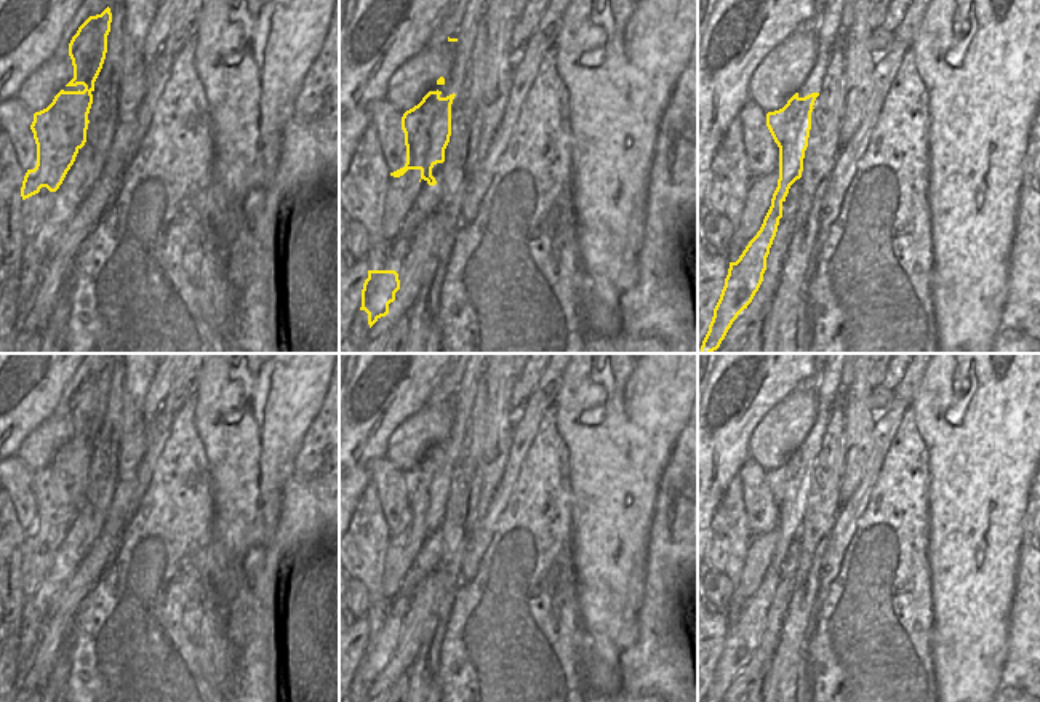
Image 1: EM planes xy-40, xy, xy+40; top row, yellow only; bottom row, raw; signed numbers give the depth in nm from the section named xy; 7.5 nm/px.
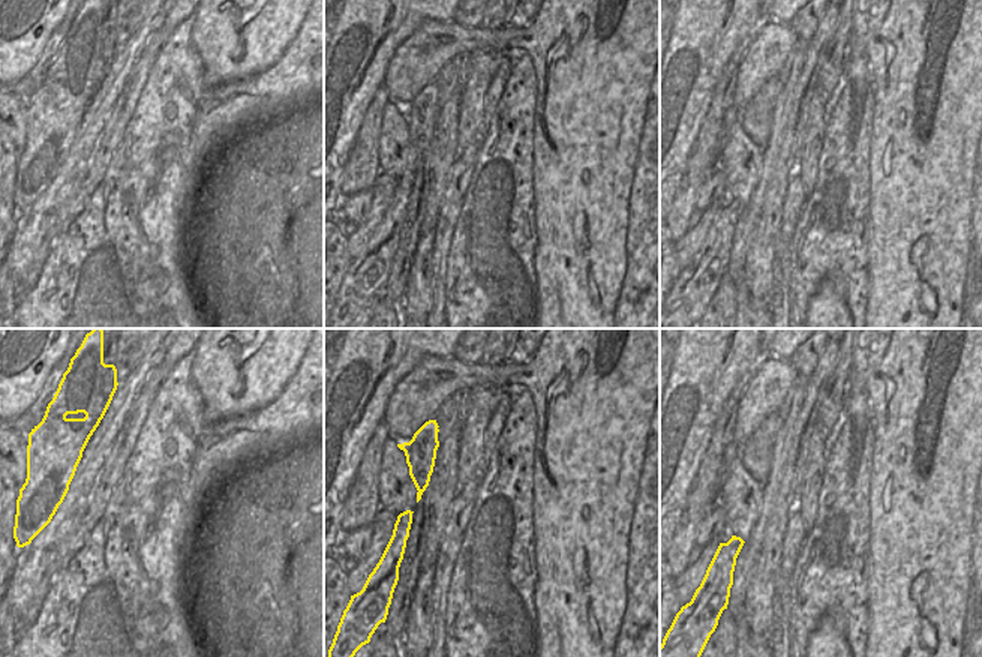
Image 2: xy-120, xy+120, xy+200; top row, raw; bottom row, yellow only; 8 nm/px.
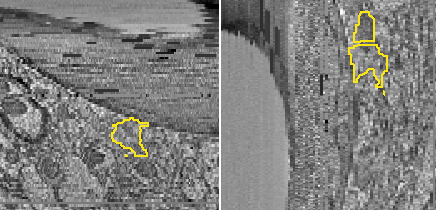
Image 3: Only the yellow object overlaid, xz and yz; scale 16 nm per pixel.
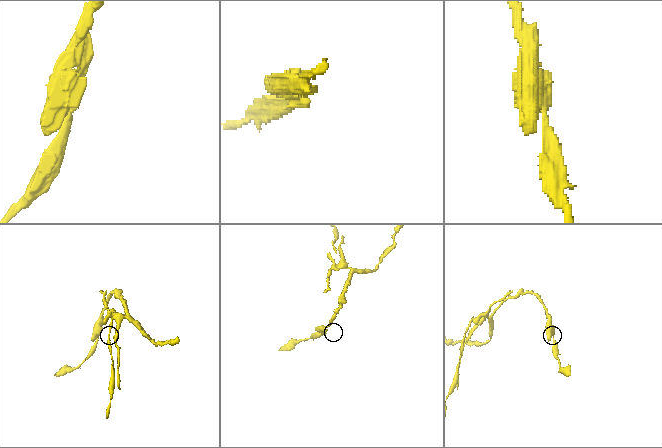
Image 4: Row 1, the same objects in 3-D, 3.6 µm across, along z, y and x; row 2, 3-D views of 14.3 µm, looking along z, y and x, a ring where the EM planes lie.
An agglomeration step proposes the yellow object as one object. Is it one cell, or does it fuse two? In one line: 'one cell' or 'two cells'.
two cells

